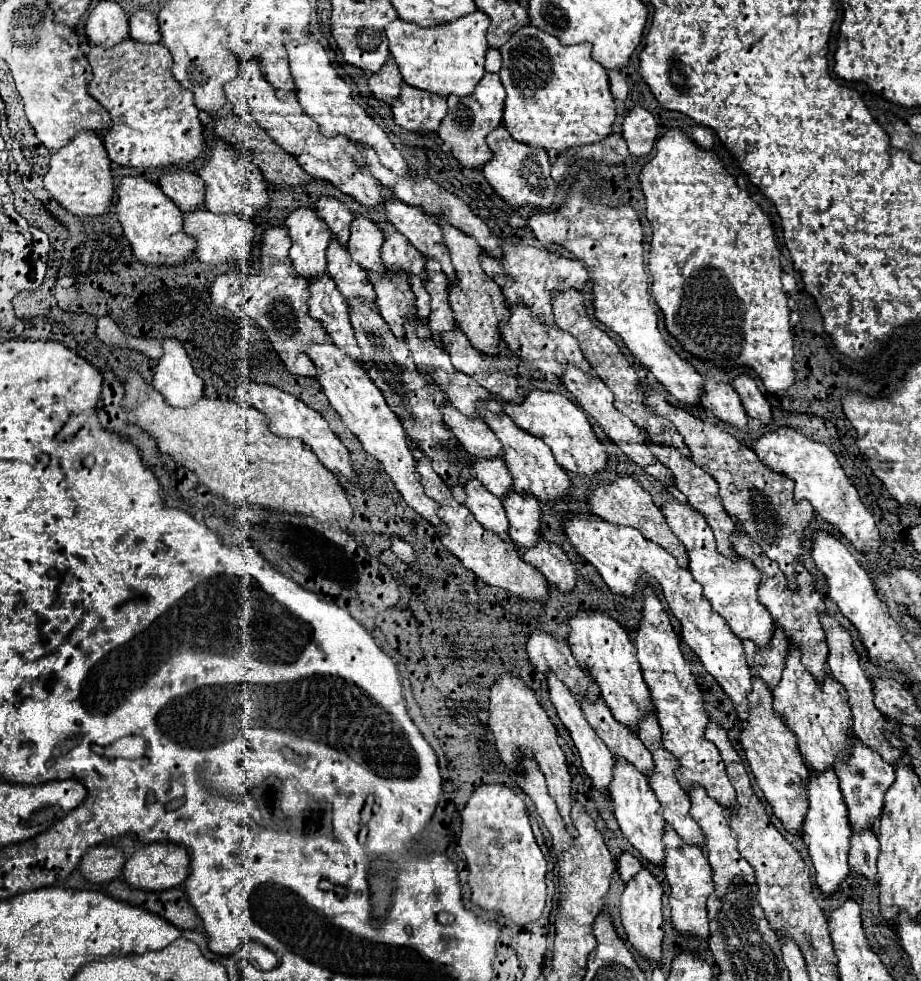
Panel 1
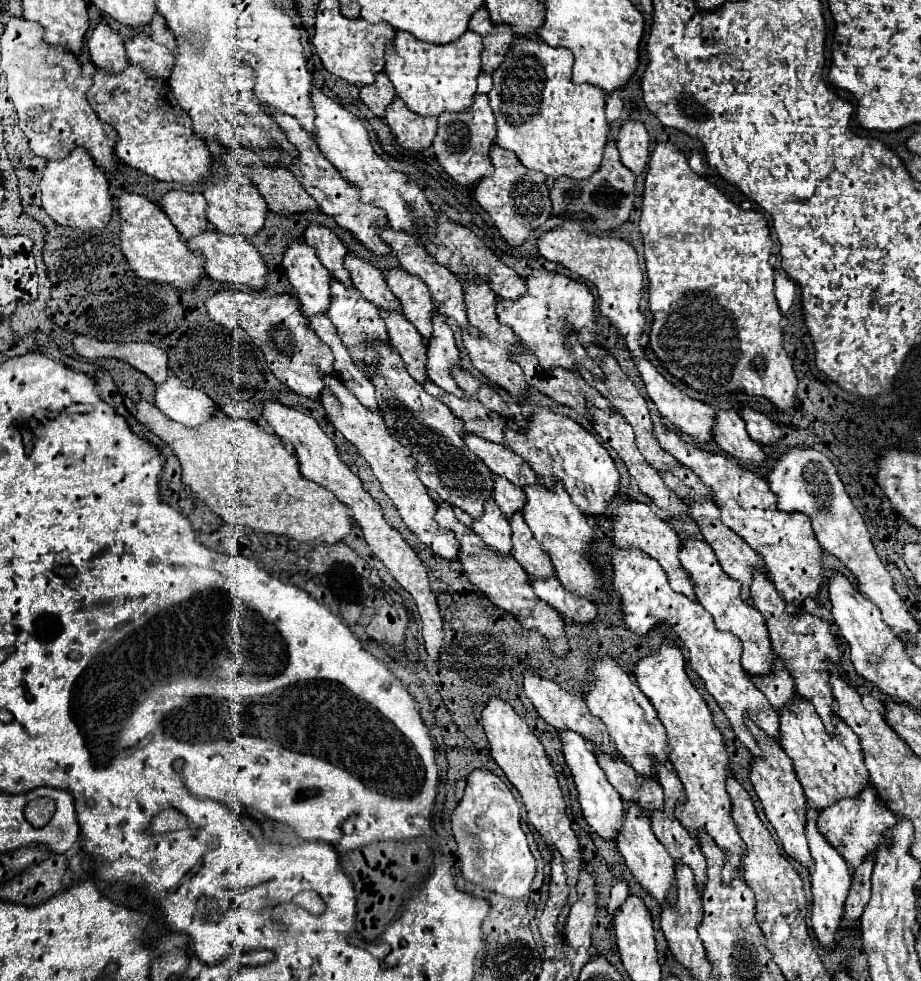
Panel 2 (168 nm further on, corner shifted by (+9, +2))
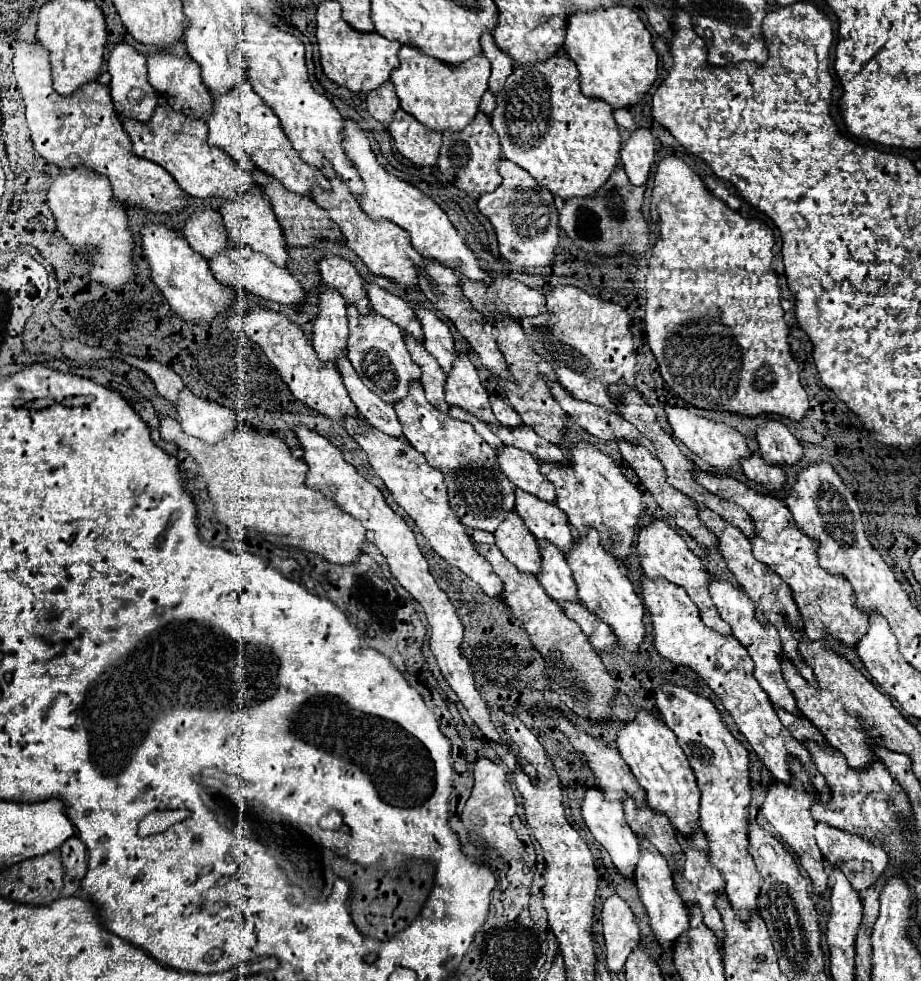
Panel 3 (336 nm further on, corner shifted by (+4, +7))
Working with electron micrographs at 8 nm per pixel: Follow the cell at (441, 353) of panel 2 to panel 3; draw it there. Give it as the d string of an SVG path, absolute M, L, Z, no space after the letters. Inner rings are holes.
M462 352L456 354L456 358L452 362L452 370L448 372L446 382L444 382L444 392L446 392L448 404L456 404L456 406L468 410L470 414L474 414L478 420L482 420L486 424L498 422L492 414L486 388L482 386L480 378L476 374L476 368L468 360L466 354L462 354Z

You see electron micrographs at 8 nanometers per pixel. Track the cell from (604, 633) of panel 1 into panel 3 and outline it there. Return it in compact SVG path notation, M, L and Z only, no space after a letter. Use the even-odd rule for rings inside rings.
M640 708L634 720L622 720L618 724L616 746L634 772L638 784L646 790L646 802L654 810L668 814L672 826L678 832L690 836L694 828L698 828L700 790L696 786L696 776L686 760L686 754L676 742L676 734L666 726L662 718Z

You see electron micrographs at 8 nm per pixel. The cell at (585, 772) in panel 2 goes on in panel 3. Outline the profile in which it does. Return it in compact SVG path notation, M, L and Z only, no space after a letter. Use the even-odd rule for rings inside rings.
M588 786L586 788L586 796L582 802L582 818L586 822L586 826L590 828L592 836L608 850L614 866L628 878L632 878L634 874L634 866L638 862L638 838L636 834L630 830L630 826L624 820L624 812L622 812L622 804L620 802L610 802L606 800L606 792L598 786Z

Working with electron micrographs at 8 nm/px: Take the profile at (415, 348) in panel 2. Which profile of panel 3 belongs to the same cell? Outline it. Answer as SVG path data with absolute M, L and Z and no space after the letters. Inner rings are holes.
M404 332L404 342L408 346L408 352L412 356L412 360L420 366L422 370L422 386L424 386L424 392L426 392L426 398L430 404L434 404L438 410L442 412L448 412L448 404L444 400L444 390L442 390L442 380L446 380L446 374L444 370L440 368L438 360L424 348L424 344L416 338L412 338L410 334Z

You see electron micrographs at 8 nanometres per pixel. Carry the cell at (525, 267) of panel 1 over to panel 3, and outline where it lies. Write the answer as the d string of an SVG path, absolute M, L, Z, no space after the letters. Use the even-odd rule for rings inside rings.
M558 284L544 298L548 308L546 316L520 320L526 338L530 338L532 350L554 368L558 382L574 398L618 412L614 398L606 388L610 384L618 384L620 380L626 386L634 386L636 352L628 312L622 306L594 298L576 286Z

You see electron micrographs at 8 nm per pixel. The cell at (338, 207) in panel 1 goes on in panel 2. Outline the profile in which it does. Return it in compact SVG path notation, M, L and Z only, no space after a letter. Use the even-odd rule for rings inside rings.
M311 223L305 231L305 241L317 251L317 257L321 259L323 267L329 269L329 273L345 283L345 285L351 285L351 279L349 279L349 273L347 269L343 267L343 261L345 261L345 255L347 255L347 249L345 245L337 239L337 235L317 223Z

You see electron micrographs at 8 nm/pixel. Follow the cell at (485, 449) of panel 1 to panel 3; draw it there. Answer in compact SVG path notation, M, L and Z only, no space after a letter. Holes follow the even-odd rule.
M502 446L498 448L496 456L502 472L514 486L546 502L554 502L556 498L554 486L540 474L538 460L532 454L526 454L524 450L518 450L514 446Z

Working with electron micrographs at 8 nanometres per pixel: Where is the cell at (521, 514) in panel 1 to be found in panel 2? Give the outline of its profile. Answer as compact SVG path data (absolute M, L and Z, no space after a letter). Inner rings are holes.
M513 515L511 519L513 529L513 557L521 567L529 573L531 579L549 579L555 575L553 563L547 551L535 541L531 529L527 527L523 515Z

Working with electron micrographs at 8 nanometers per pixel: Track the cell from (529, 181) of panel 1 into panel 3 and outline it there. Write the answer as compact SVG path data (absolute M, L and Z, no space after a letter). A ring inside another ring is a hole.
M506 158L500 160L498 172L502 176L502 184L494 192L480 196L478 210L490 218L498 236L498 250L502 258L520 268L550 264L560 236L554 196L550 194L550 190L536 184L524 168L516 166Z

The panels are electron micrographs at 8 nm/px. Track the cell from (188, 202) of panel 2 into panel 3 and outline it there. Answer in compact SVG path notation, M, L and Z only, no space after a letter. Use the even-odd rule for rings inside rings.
M196 208L194 214L186 220L182 232L188 244L204 258L214 256L214 252L226 248L228 244L222 216L212 208Z

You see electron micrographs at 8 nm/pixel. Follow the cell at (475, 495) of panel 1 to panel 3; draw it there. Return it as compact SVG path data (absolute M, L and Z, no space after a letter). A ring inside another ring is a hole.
M508 512L508 516L500 522L494 532L496 546L500 552L522 572L536 574L540 566L538 544L530 530L524 526L522 518L516 512Z

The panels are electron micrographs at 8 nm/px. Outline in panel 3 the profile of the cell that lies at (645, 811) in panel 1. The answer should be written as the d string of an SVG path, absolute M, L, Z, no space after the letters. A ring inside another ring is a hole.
M644 834L638 836L638 842L640 842L640 858L638 858L638 864L634 870L634 880L638 886L640 898L648 910L654 936L658 938L658 942L662 946L672 948L672 944L678 940L678 936L688 930L688 906L684 904L684 900L680 898L680 894L674 886L672 870L668 866L668 860L662 856L662 852L658 848L654 848Z

